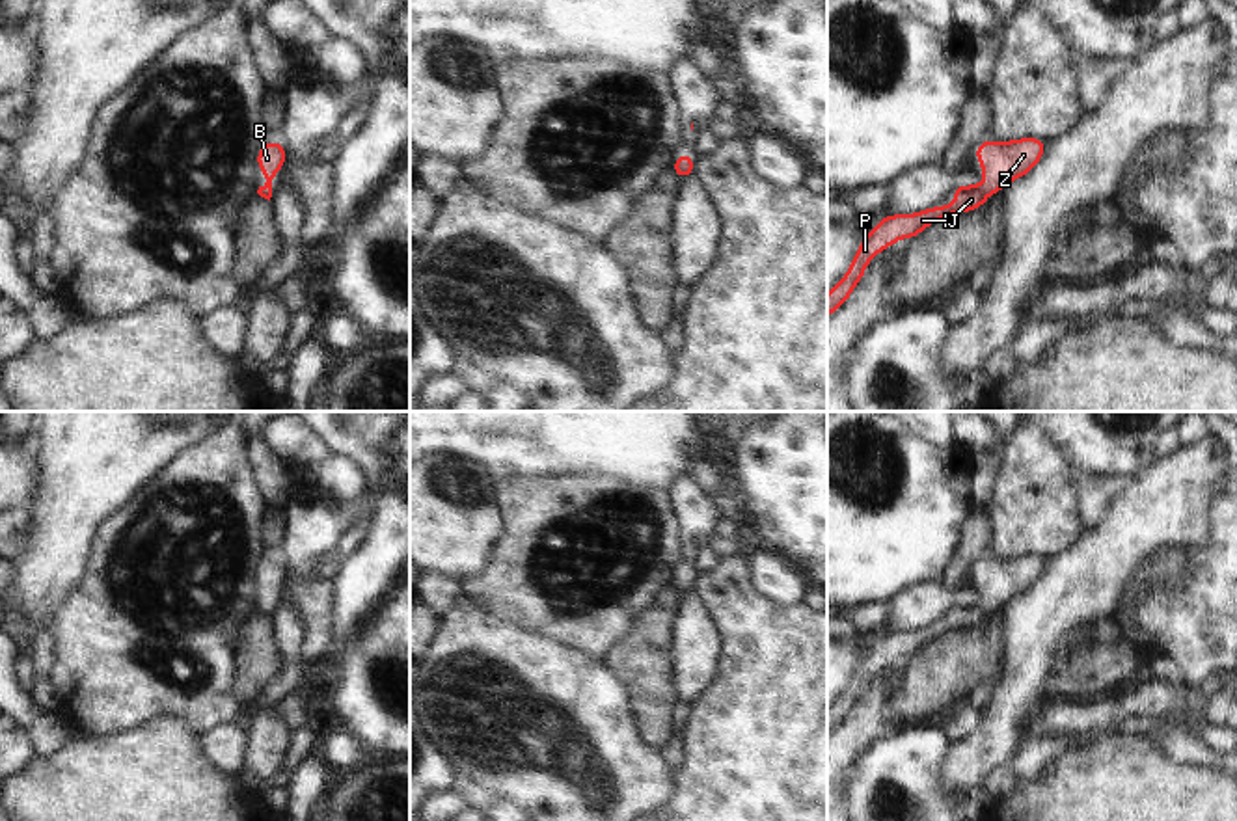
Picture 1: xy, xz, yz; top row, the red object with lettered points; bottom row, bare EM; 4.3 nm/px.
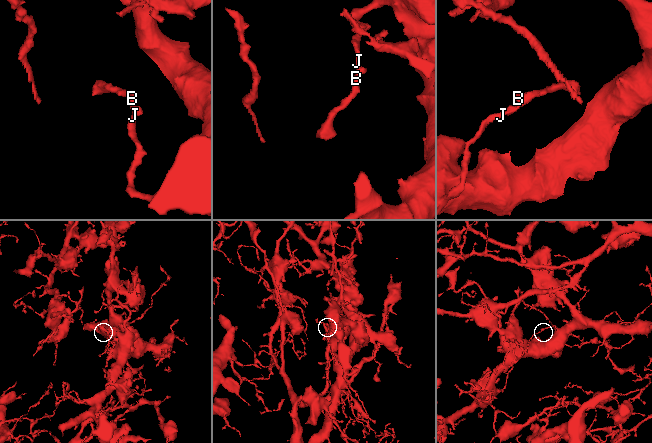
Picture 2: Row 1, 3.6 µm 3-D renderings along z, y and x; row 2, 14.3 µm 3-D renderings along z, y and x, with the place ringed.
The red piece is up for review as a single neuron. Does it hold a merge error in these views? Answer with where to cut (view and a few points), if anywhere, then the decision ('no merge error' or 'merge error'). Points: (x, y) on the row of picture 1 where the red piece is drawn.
no cut | no merge error

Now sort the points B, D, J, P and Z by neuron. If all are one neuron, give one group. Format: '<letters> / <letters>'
B D J P Z

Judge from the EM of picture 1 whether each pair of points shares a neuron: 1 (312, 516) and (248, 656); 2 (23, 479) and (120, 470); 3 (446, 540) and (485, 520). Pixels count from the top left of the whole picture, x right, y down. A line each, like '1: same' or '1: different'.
1: different
2: different
3: same

